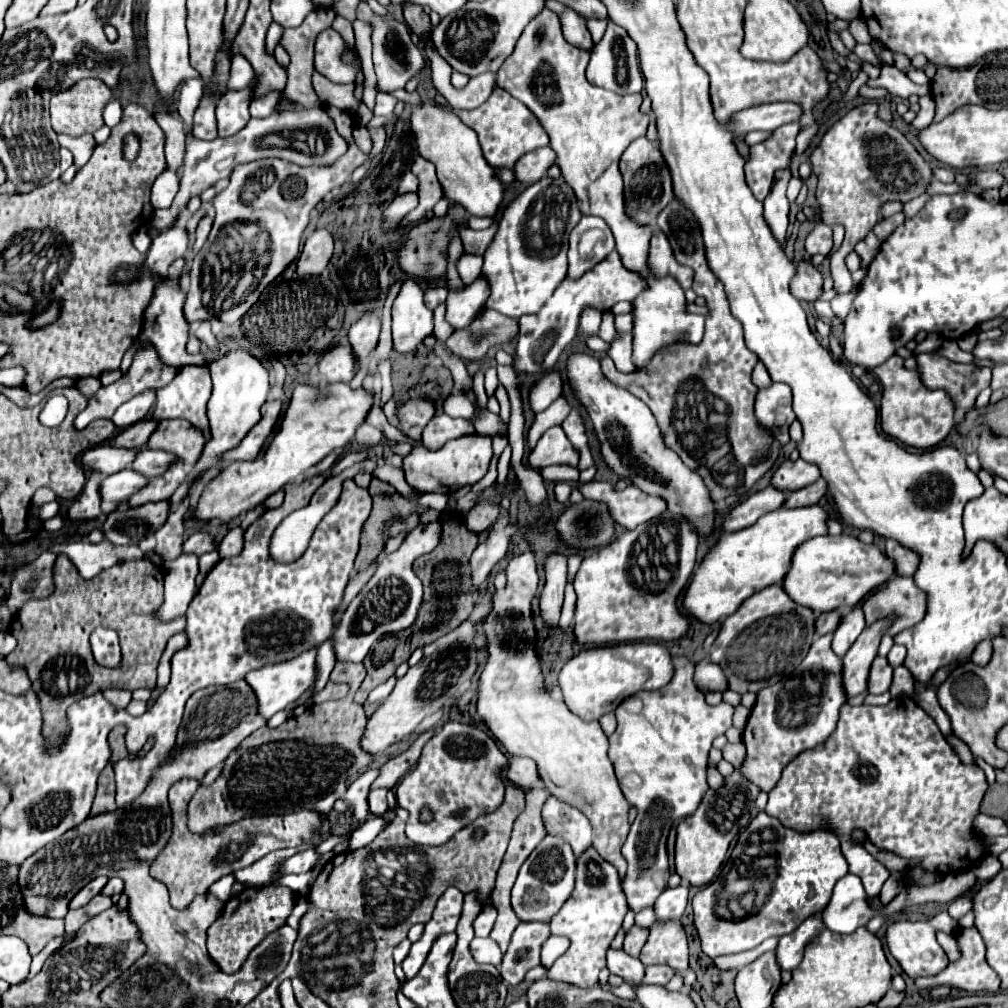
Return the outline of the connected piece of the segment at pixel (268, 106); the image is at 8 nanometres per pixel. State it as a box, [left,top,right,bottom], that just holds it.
[249,93,281,117]

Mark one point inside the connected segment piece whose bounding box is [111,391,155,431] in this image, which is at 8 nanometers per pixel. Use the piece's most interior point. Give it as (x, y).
(128, 414)

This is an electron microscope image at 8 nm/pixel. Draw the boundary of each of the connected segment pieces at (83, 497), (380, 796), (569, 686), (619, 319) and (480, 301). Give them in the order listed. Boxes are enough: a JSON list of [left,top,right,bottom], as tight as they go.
[[67,471,107,519],[367,789,389,817],[559,643,673,721],[615,313,633,332],[445,277,491,329]]

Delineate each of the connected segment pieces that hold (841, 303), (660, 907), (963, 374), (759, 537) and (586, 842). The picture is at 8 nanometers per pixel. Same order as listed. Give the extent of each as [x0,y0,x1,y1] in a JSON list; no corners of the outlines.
[[830,292,855,323],[655,883,689,921],[917,353,991,411],[683,505,829,625],[543,797,591,857]]

